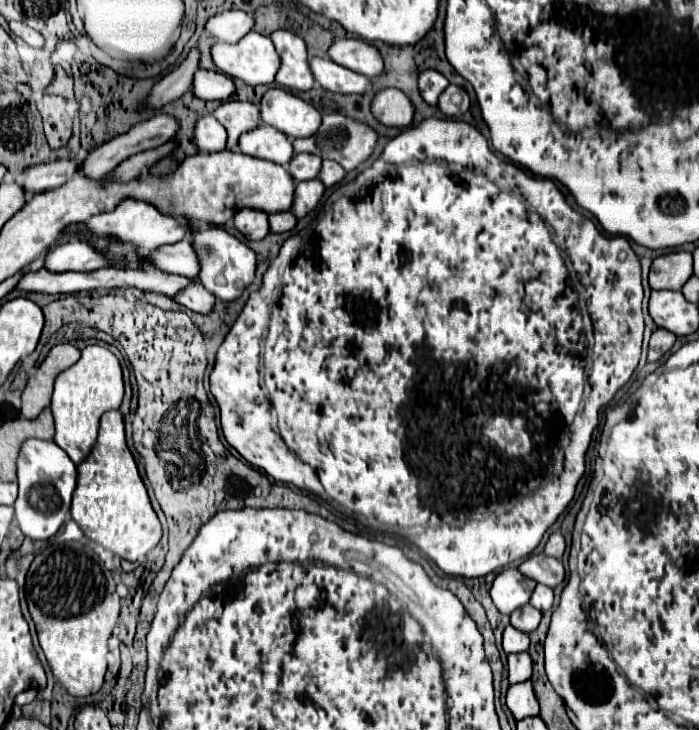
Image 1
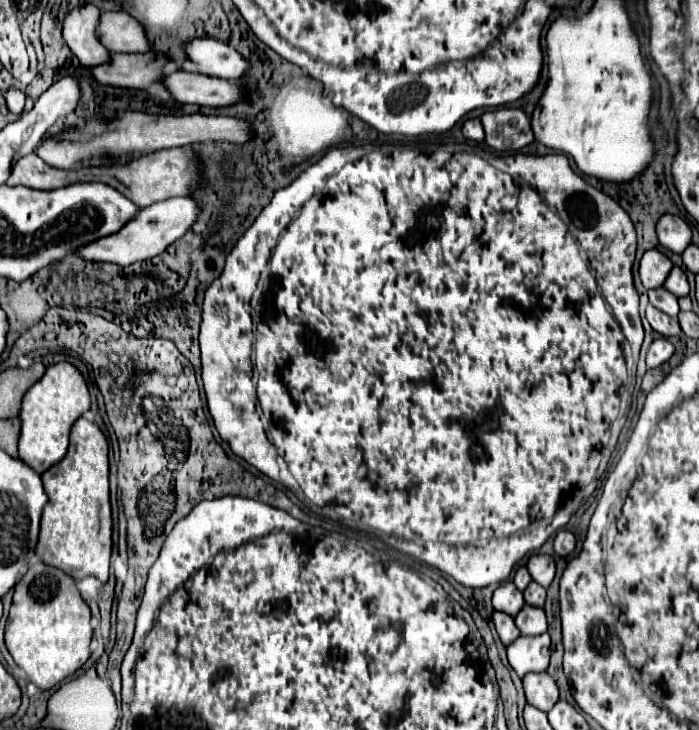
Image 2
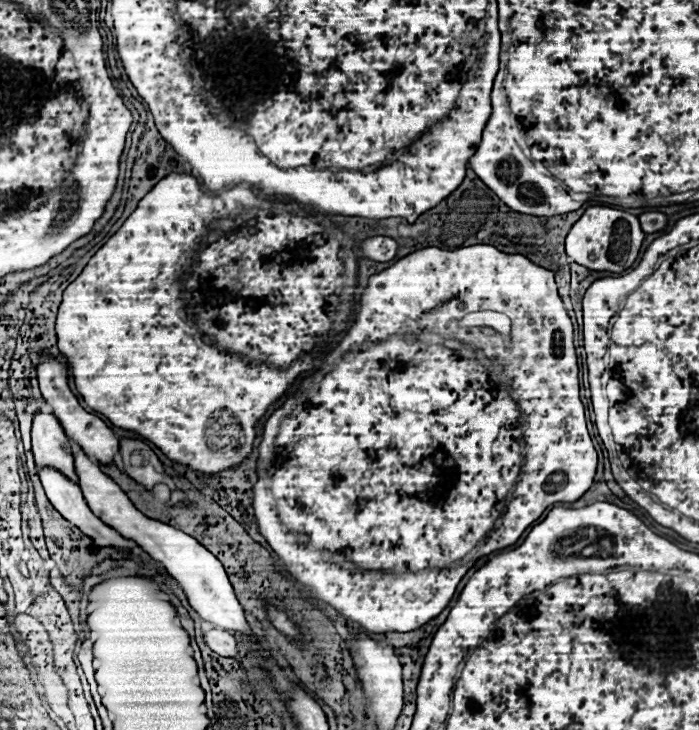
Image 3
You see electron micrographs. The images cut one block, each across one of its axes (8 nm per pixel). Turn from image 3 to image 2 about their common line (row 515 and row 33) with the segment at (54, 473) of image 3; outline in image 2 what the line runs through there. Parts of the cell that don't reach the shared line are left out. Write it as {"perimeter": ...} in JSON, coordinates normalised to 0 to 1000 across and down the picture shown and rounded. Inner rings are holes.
{"perimeter":[[[120,5],[92,25],[89,36],[89,52],[94,63],[109,74],[109,79],[117,85],[117,90],[140,90],[155,85],[157,71],[137,55],[134,41],[140,33],[143,14],[134,5]]]}

